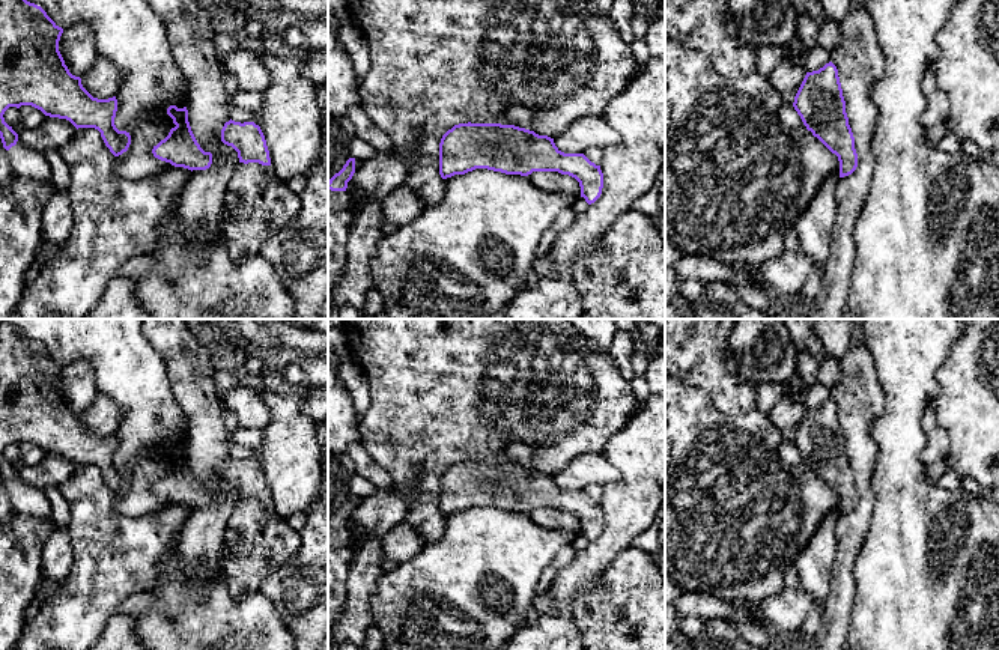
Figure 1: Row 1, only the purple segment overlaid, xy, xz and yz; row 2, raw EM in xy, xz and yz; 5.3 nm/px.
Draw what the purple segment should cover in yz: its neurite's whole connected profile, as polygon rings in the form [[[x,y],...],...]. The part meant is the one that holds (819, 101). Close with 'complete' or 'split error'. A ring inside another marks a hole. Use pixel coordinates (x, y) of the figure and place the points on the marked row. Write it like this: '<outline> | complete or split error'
[[[832,62],[806,72],[793,107],[806,129],[838,156],[840,178],[852,175],[858,167],[858,153],[838,69]]] | complete

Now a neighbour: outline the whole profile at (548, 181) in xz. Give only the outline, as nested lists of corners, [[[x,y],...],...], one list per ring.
[[[533,172],[528,175],[528,179],[534,187],[548,193],[581,196],[579,182],[569,175],[561,175],[558,172]]]

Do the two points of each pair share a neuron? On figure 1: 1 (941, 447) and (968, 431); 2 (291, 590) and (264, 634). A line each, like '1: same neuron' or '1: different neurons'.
1: different neurons
2: different neurons

